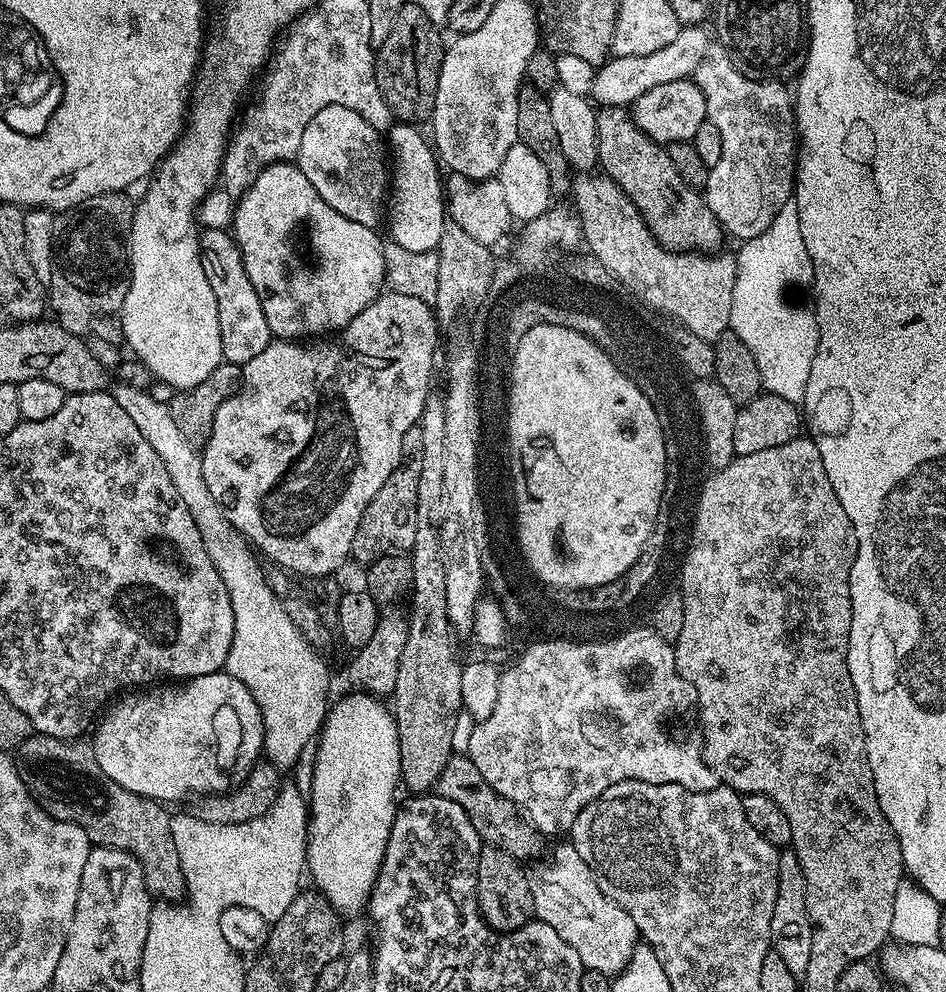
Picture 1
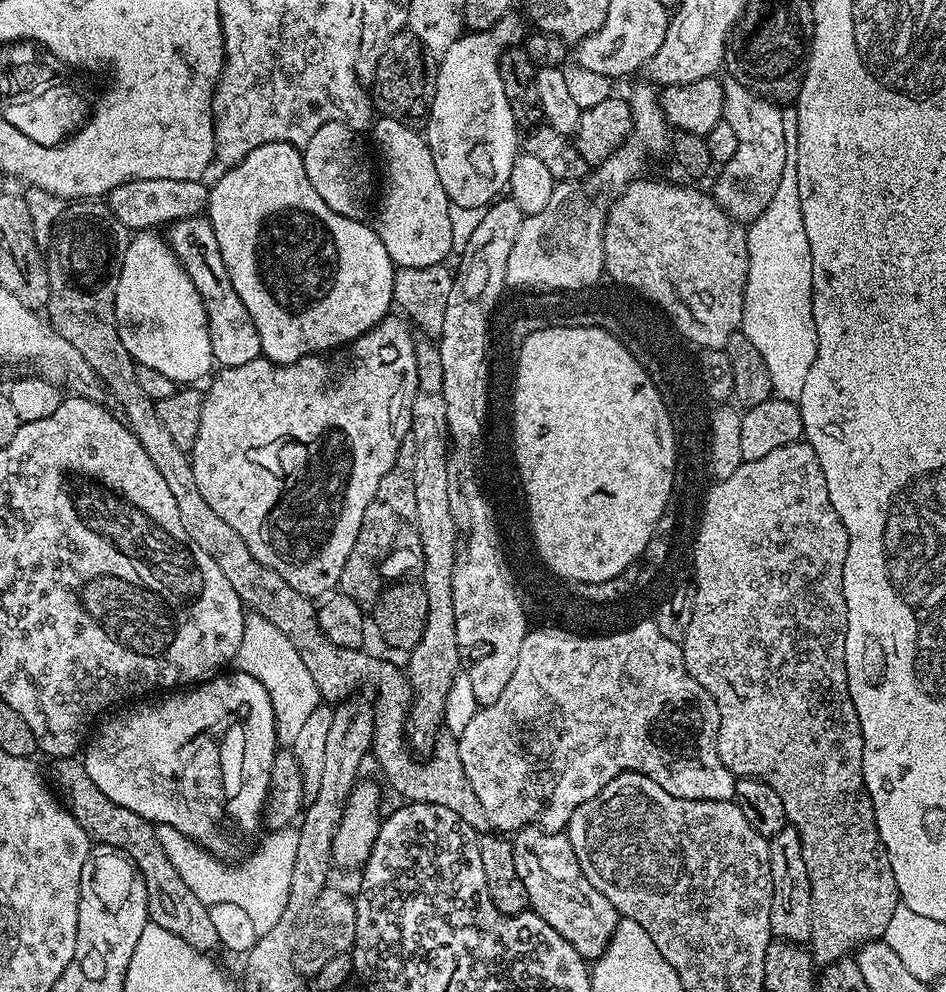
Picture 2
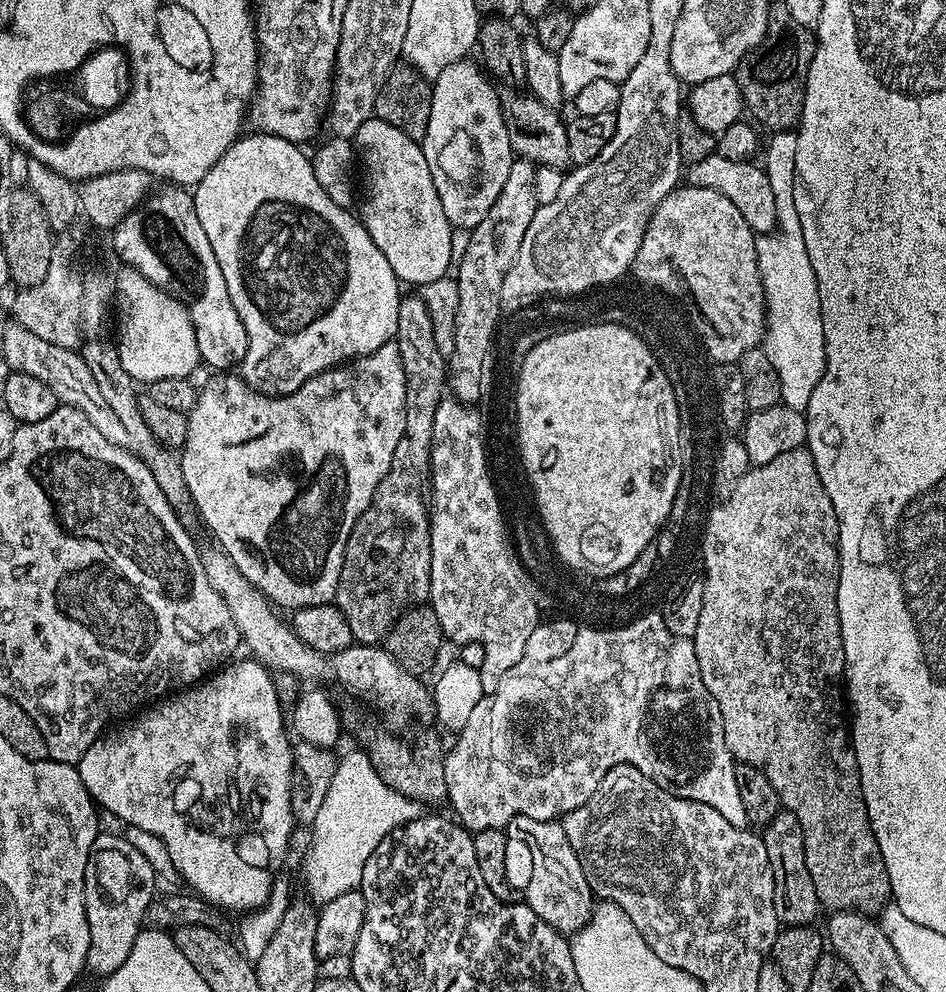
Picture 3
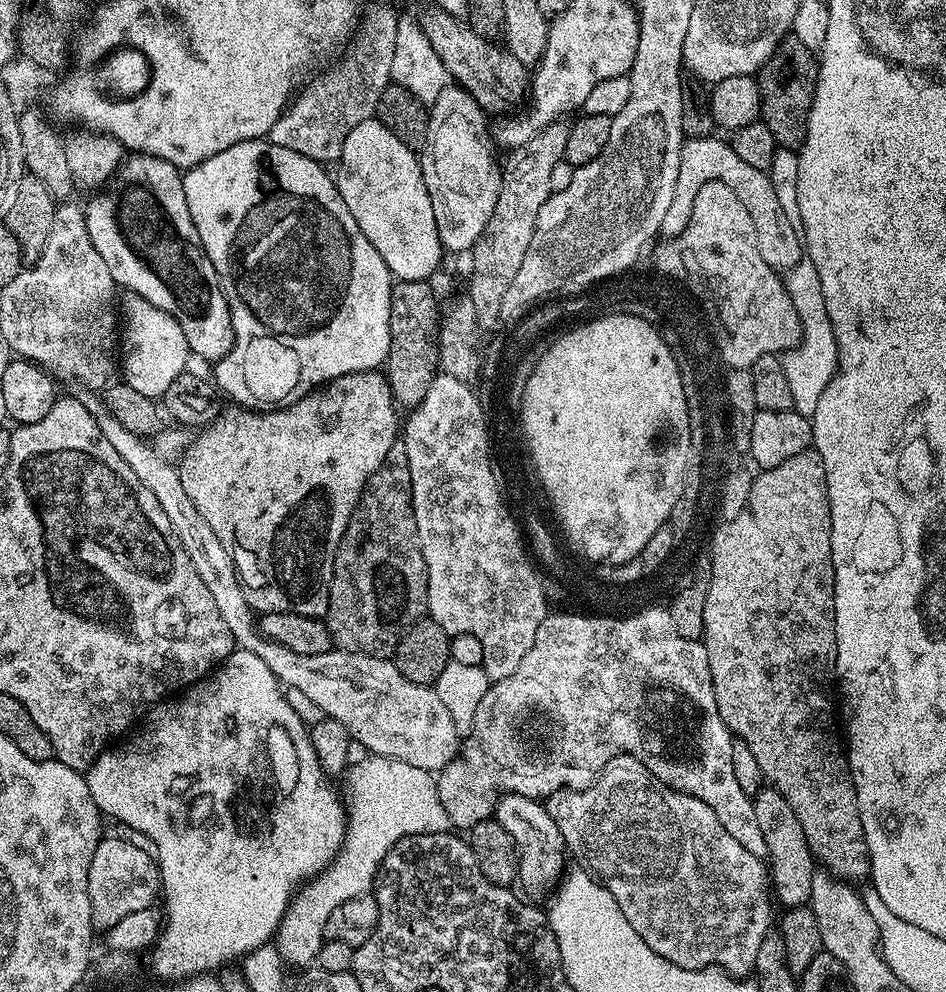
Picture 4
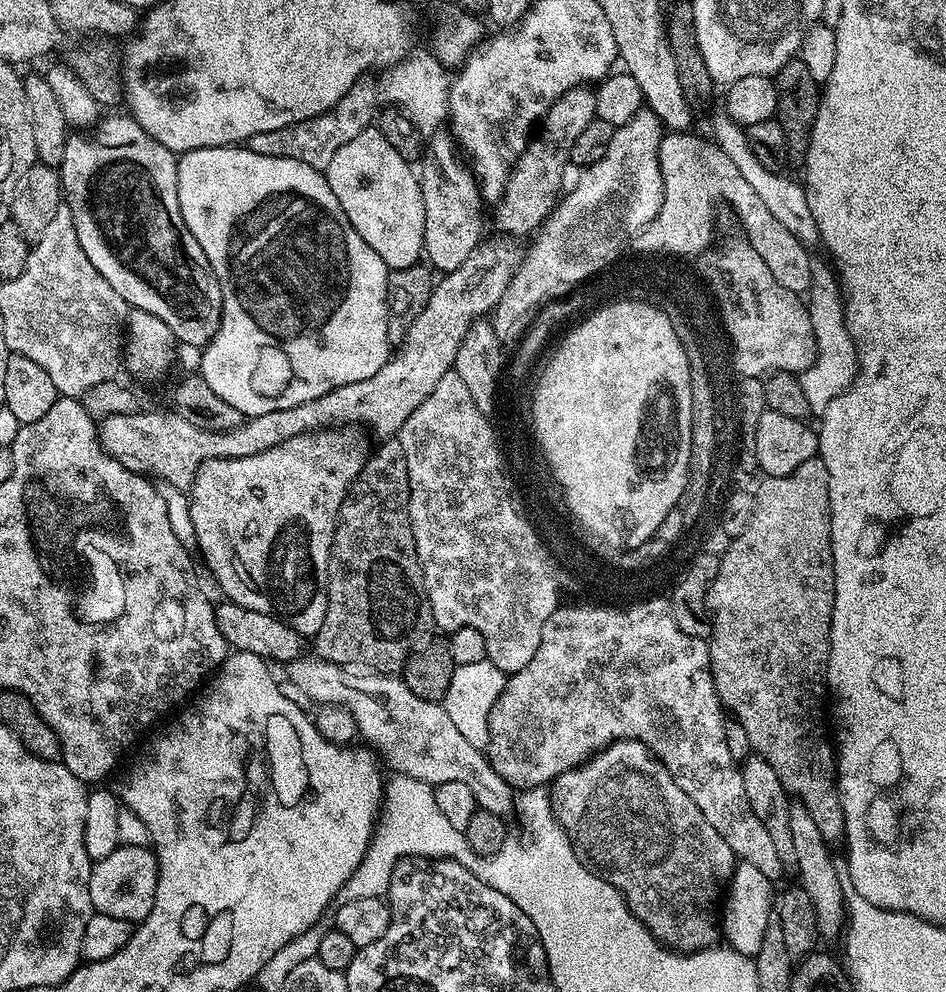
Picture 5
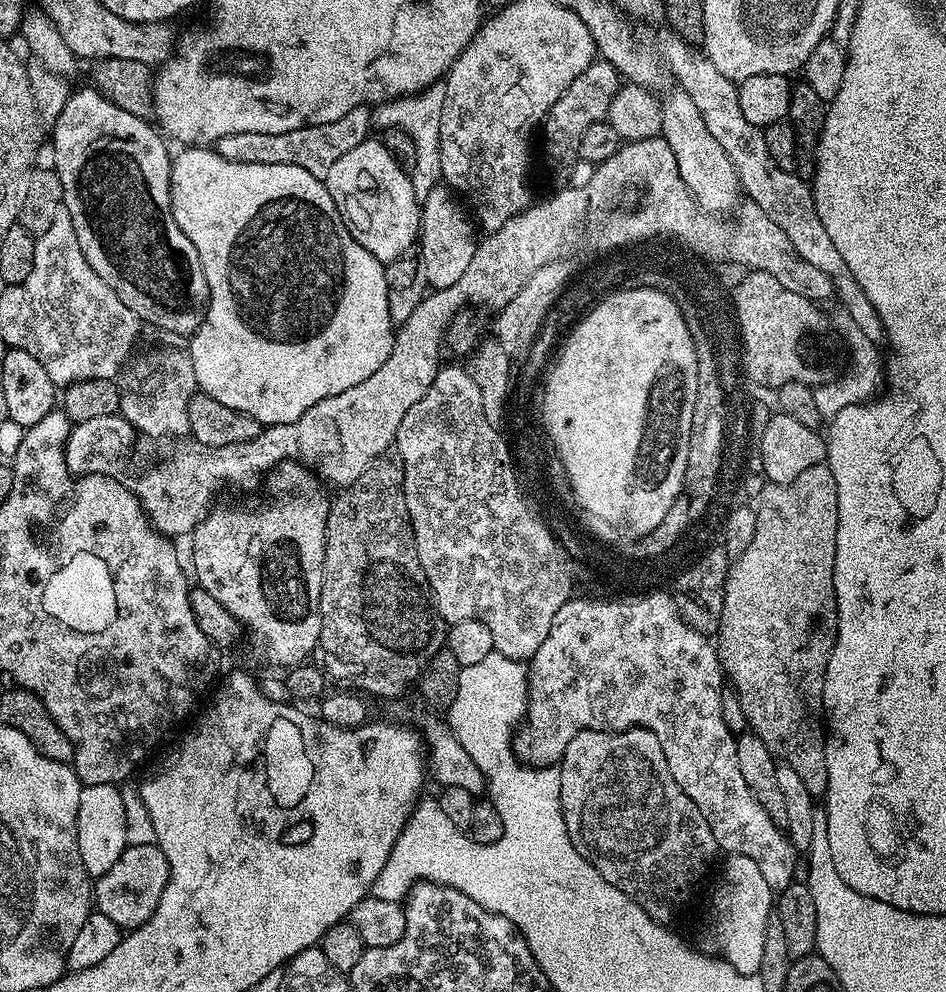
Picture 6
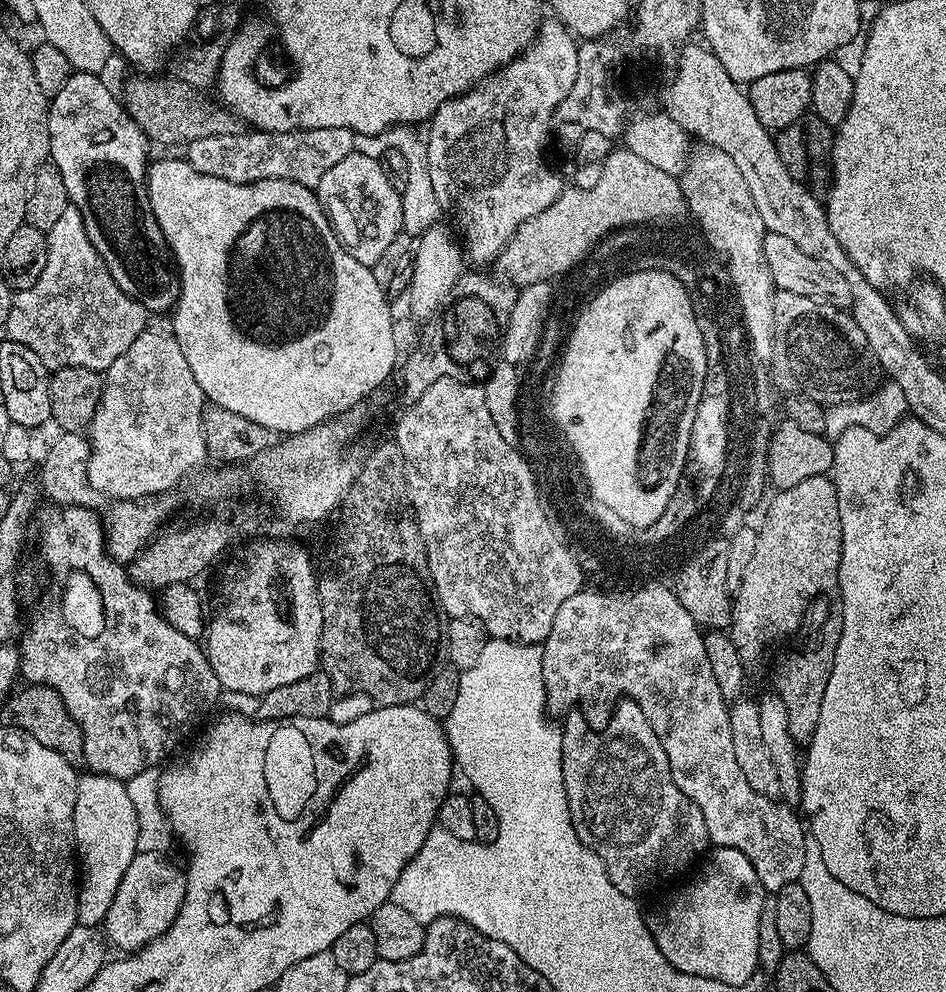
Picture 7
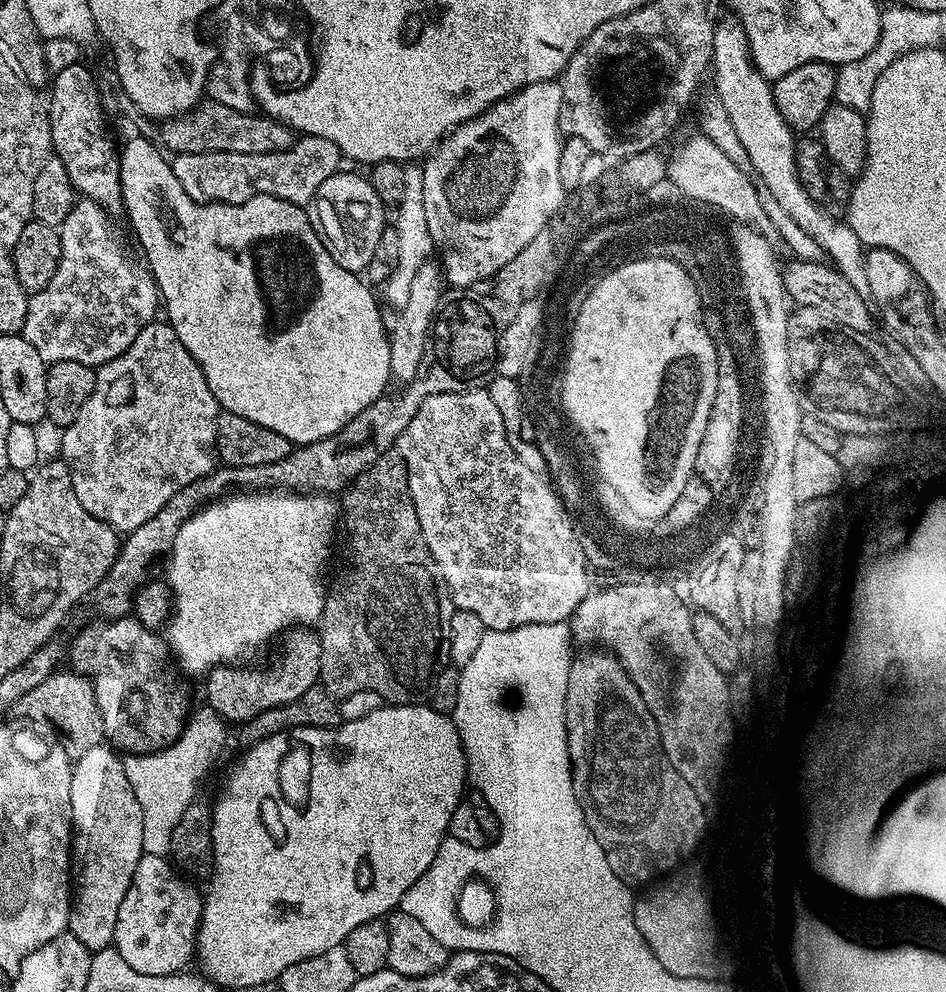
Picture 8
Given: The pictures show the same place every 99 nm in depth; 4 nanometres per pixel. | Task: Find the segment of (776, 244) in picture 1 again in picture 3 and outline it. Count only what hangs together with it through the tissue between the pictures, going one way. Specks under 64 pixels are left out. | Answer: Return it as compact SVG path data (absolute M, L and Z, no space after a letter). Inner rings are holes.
M795 131L774 132L767 137L762 167L774 190L776 227L767 234L757 235L756 253L768 315L762 347L778 373L780 403L804 412L810 394L814 394L814 386L818 386L826 370L826 342L822 334L818 282L814 278L814 266L810 266L810 254L806 254L806 238L802 238L802 222L798 222L798 210L794 206L794 153L797 150Z

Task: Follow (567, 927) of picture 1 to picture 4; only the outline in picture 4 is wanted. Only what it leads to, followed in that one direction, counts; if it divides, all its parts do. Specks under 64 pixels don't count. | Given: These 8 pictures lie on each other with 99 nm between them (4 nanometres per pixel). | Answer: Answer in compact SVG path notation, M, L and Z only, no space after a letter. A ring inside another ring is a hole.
M505 792L496 801L494 818L503 826L506 834L510 834L510 838L516 844L519 883L524 883L528 888L544 888L552 879L555 881L565 871L564 839L554 818L550 818L547 807L540 800L531 800L530 797L517 792Z

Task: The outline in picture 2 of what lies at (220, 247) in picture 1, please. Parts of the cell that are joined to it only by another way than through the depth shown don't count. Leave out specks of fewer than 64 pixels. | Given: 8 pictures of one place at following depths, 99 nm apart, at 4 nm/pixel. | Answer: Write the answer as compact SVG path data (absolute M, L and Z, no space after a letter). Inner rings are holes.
M207 215L176 220L167 230L169 230L166 232L168 243L180 259L186 274L190 274L204 303L213 361L220 368L233 368L246 366L246 362L261 359L260 339L254 326L254 318L250 318L250 310L242 306L242 298L238 298L230 282L230 274L226 274L226 262L222 262L222 250L218 250L218 238L214 238L212 223L208 221Z

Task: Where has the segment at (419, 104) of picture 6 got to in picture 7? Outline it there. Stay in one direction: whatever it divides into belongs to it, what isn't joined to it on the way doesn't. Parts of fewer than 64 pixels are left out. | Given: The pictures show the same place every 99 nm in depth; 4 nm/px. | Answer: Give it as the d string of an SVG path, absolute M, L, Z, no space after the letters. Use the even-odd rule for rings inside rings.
M397 124L379 132L377 136L357 135L355 151L383 158L389 150L399 150L402 158L406 158L406 186L400 193L402 202L403 231L407 235L418 238L427 228L433 228L441 219L442 209L438 197L434 195L434 186L430 186L430 158L428 157L428 141L420 136L415 127L406 124Z

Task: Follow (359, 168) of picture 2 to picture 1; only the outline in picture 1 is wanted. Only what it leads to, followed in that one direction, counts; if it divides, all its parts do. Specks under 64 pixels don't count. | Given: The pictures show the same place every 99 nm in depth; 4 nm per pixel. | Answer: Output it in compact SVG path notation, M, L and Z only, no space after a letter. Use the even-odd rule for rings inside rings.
M326 106L326 110L318 110L318 114L310 118L306 131L302 133L302 146L298 146L295 163L302 174L310 178L310 186L318 190L322 202L338 210L342 218L350 218L350 222L362 222L362 226L367 228L381 227L386 212L386 197L390 192L390 164L386 159L386 144L382 133L370 122L366 122L360 112L346 106Z

